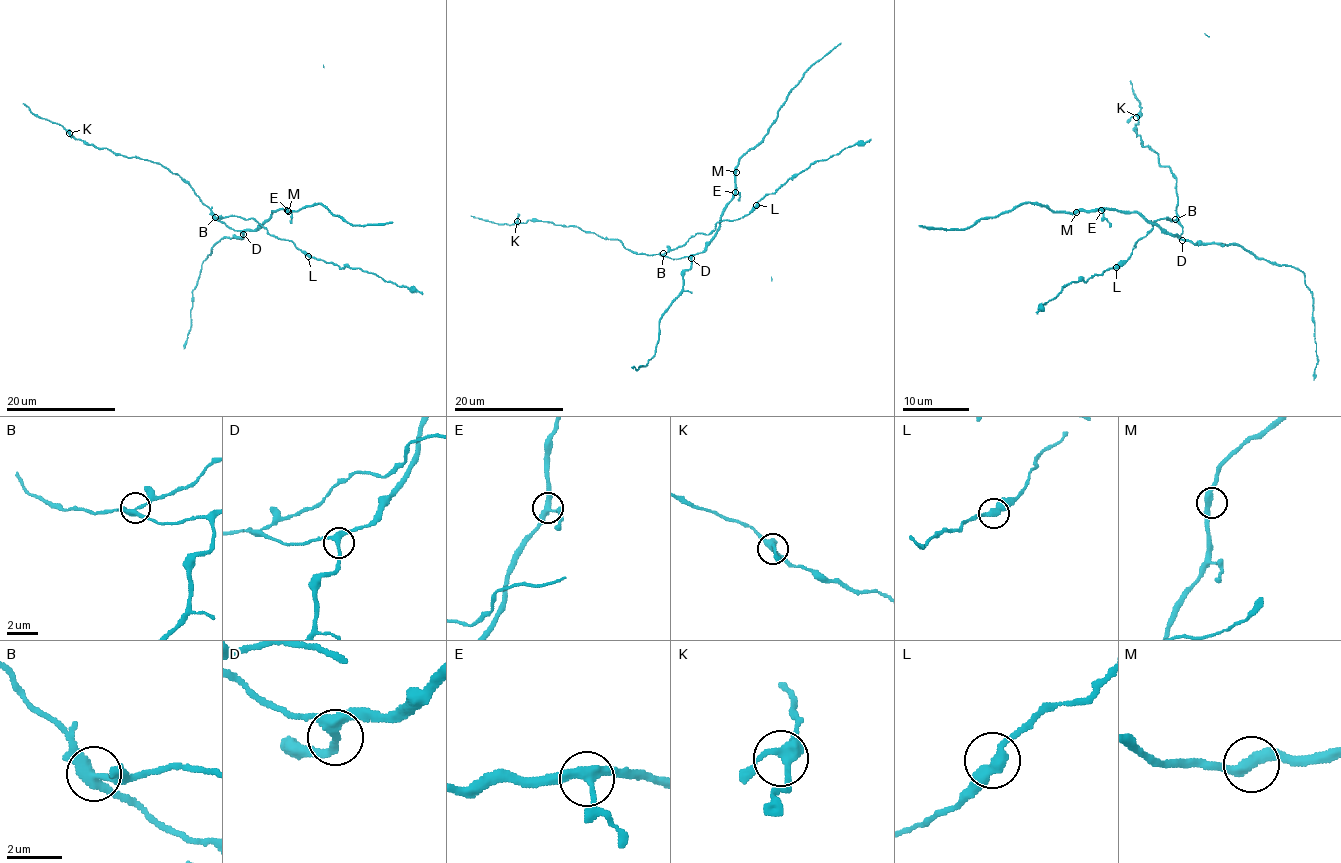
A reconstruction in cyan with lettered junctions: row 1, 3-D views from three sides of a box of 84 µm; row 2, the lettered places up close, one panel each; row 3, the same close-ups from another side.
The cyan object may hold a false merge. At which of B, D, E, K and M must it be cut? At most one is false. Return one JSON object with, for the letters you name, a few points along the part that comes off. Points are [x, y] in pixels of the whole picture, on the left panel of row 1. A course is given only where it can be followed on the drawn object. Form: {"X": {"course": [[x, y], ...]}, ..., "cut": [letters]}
{"B": {"course": [[216, 216], [254, 218], [271, 234], [290, 240], [308, 255], [341, 267], [360, 267], [423, 293]]}, "cut": ["B"]}

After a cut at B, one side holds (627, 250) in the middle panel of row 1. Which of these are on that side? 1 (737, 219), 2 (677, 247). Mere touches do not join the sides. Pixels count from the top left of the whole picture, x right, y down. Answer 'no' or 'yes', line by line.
1: no
2: no

